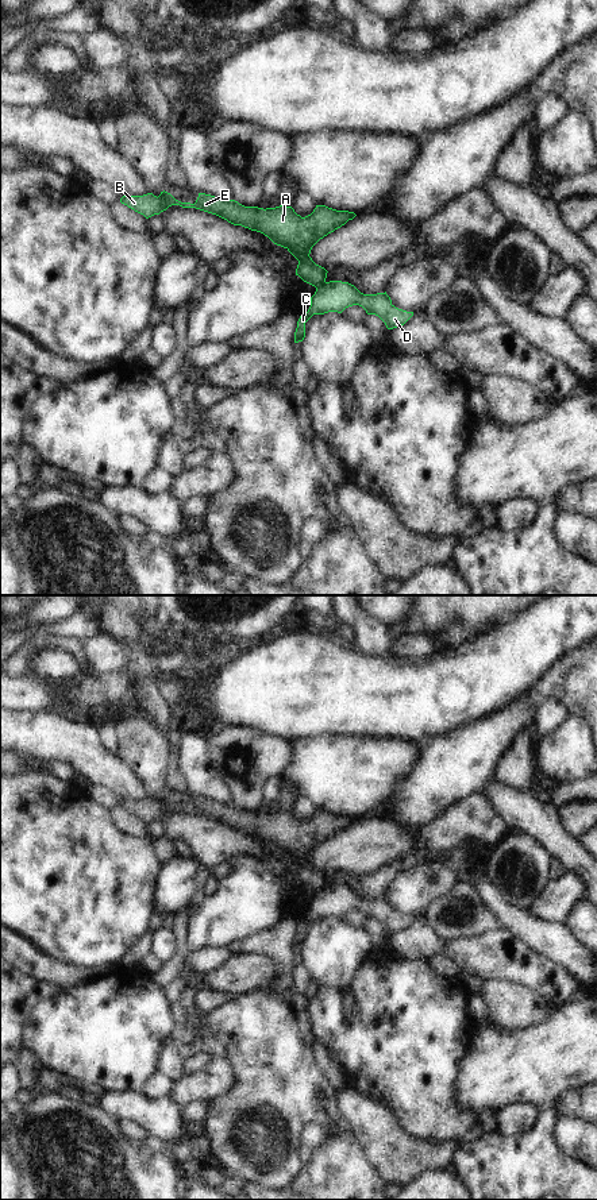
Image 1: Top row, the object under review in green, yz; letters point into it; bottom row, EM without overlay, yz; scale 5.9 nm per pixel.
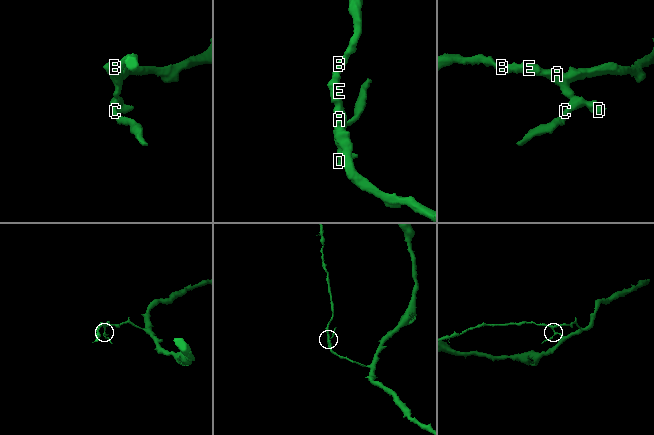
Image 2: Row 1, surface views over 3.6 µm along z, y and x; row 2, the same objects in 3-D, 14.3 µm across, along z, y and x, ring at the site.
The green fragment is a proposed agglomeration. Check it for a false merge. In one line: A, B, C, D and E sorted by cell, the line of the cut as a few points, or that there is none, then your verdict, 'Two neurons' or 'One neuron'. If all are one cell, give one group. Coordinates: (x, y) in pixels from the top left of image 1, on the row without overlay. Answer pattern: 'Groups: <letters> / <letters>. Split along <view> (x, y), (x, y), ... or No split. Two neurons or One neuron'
Groups: A B E / C D. Split along yz (324, 886), (316, 892). Two neurons

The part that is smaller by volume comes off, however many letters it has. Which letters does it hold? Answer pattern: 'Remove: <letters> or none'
Remove: C, D

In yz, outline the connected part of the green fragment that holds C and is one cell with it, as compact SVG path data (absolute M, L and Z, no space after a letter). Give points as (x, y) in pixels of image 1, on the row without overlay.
M330 885L316 892L315 899L311 902L308 917L300 921L294 937L294 948L304 945L305 927L313 919L324 919L328 917L342 918L346 912L353 910L362 911L367 919L378 921L388 934L404 930L413 921L413 917L396 912L386 896L363 899L348 887Z

